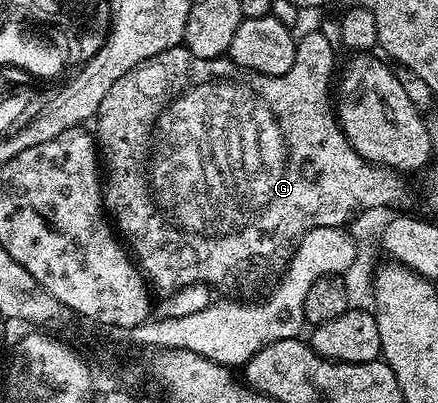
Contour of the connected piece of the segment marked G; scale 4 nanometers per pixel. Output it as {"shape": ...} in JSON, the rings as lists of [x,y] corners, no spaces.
{"shape":[[[310,32],[306,37],[301,37],[297,41],[295,64],[287,73],[279,76],[246,71],[229,58],[196,58],[196,54],[192,54],[185,46],[169,48],[128,70],[128,74],[124,74],[120,82],[114,83],[108,94],[104,94],[104,102],[100,102],[96,117],[96,143],[104,165],[104,207],[117,235],[124,241],[134,263],[145,276],[147,285],[159,297],[168,296],[193,284],[206,284],[214,290],[223,288],[226,291],[223,293],[233,294],[238,298],[253,297],[250,296],[253,292],[261,293],[286,271],[290,259],[294,257],[294,249],[298,247],[302,236],[308,234],[308,230],[316,230],[320,226],[341,228],[369,207],[394,208],[405,198],[403,177],[390,168],[382,168],[356,154],[356,150],[346,140],[342,127],[338,125],[336,112],[332,107],[332,80],[330,84],[330,75],[334,72],[335,44],[331,40],[322,32]]]}

